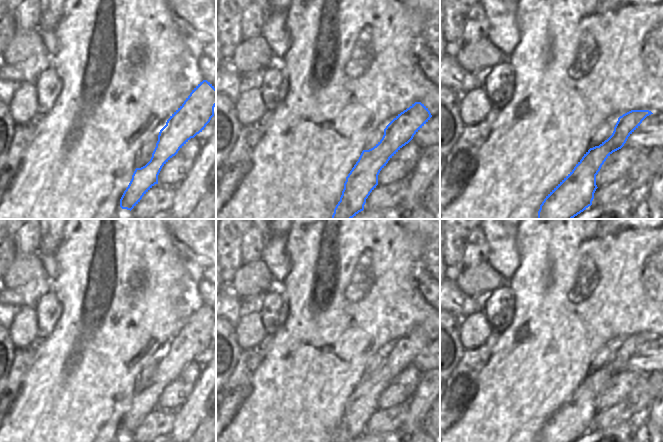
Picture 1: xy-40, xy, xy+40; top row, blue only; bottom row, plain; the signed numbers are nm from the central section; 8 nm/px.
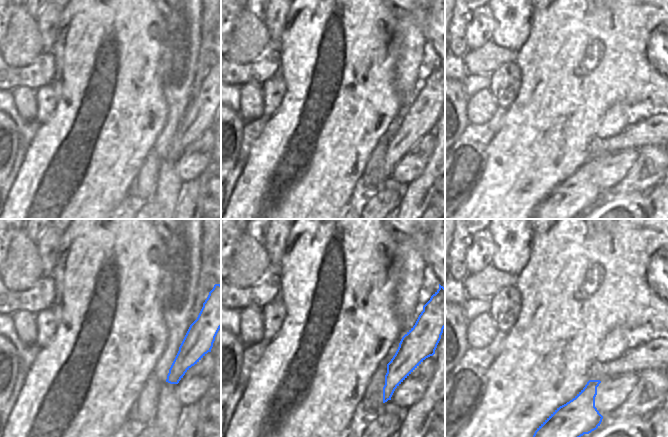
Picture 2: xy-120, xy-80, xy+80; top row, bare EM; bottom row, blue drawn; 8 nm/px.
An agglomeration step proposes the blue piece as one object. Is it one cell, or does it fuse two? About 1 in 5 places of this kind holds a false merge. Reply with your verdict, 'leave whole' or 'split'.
leave whole

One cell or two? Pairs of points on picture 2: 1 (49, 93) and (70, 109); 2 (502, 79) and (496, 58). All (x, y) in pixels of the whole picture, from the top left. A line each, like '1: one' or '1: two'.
1: two
2: two

